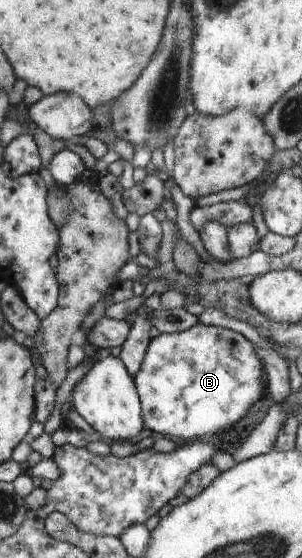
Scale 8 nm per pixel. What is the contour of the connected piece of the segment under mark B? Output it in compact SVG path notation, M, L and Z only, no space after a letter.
M197 323L180 333L161 333L150 341L142 369L134 376L144 405L145 426L159 434L185 438L185 442L217 439L218 435L237 433L239 424L251 408L264 399L268 401L267 370L257 354L258 346L246 336L220 326Z

